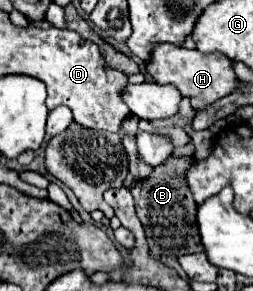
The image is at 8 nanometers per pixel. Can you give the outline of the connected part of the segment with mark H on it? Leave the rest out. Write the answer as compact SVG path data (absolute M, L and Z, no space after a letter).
M169 43L155 45L145 69L157 83L173 83L181 95L193 101L195 109L207 109L217 99L229 95L237 83L231 59L223 57L223 53L199 53L197 49L185 49Z

